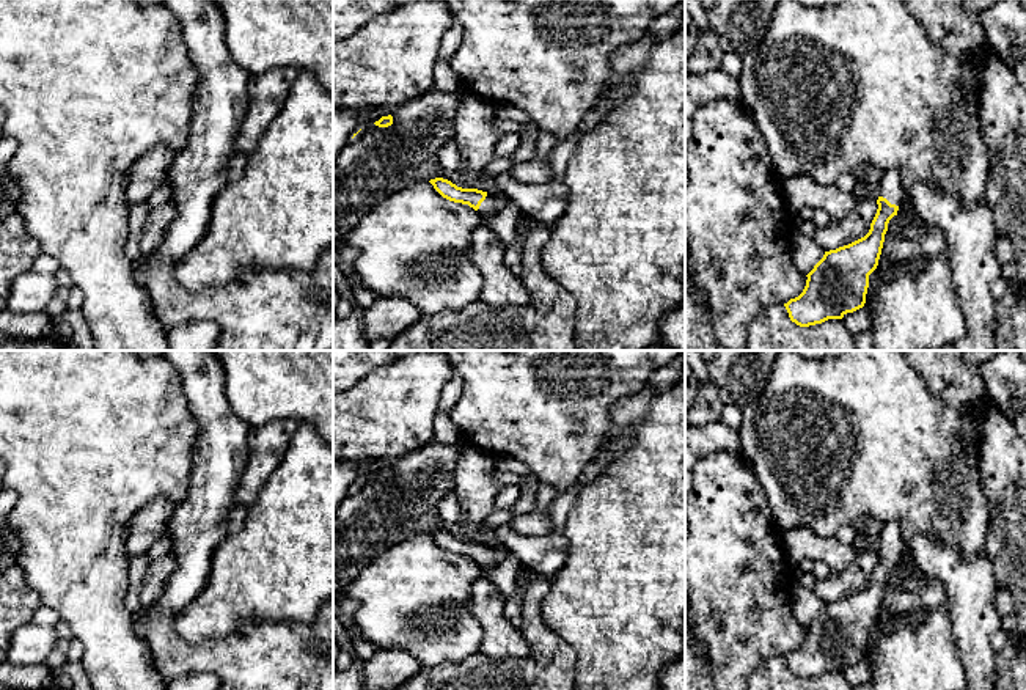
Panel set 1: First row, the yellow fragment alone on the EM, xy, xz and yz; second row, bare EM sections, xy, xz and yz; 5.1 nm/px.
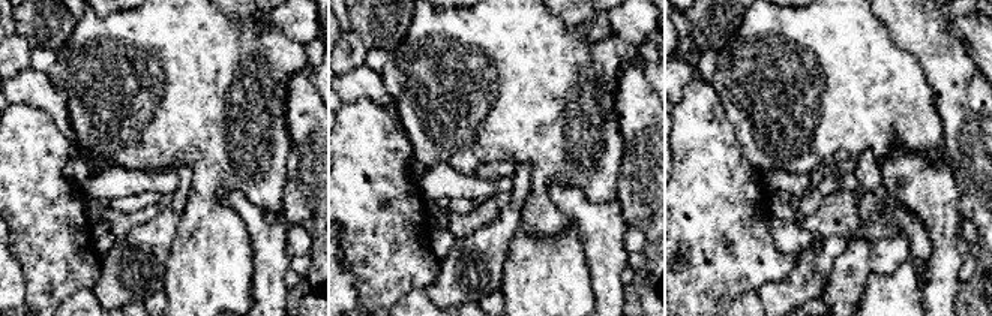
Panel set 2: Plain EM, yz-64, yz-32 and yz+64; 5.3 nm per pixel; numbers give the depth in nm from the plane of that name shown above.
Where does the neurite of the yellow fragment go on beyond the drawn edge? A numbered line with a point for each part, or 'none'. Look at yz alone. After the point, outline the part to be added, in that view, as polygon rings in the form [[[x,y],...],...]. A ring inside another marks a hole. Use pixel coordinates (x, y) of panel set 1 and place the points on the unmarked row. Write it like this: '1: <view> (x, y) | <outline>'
1: yz (891, 538) | [[[897,522],[885,523],[880,533],[880,549],[886,550],[891,556],[902,558],[905,553],[905,542]]]

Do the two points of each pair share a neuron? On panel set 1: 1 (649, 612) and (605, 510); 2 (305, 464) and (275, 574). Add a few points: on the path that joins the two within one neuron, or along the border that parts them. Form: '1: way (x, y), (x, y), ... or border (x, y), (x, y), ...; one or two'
1: way (649, 587), (649, 554), (630, 535); one
2: way (304, 491), (304, 541), (297, 547); one

